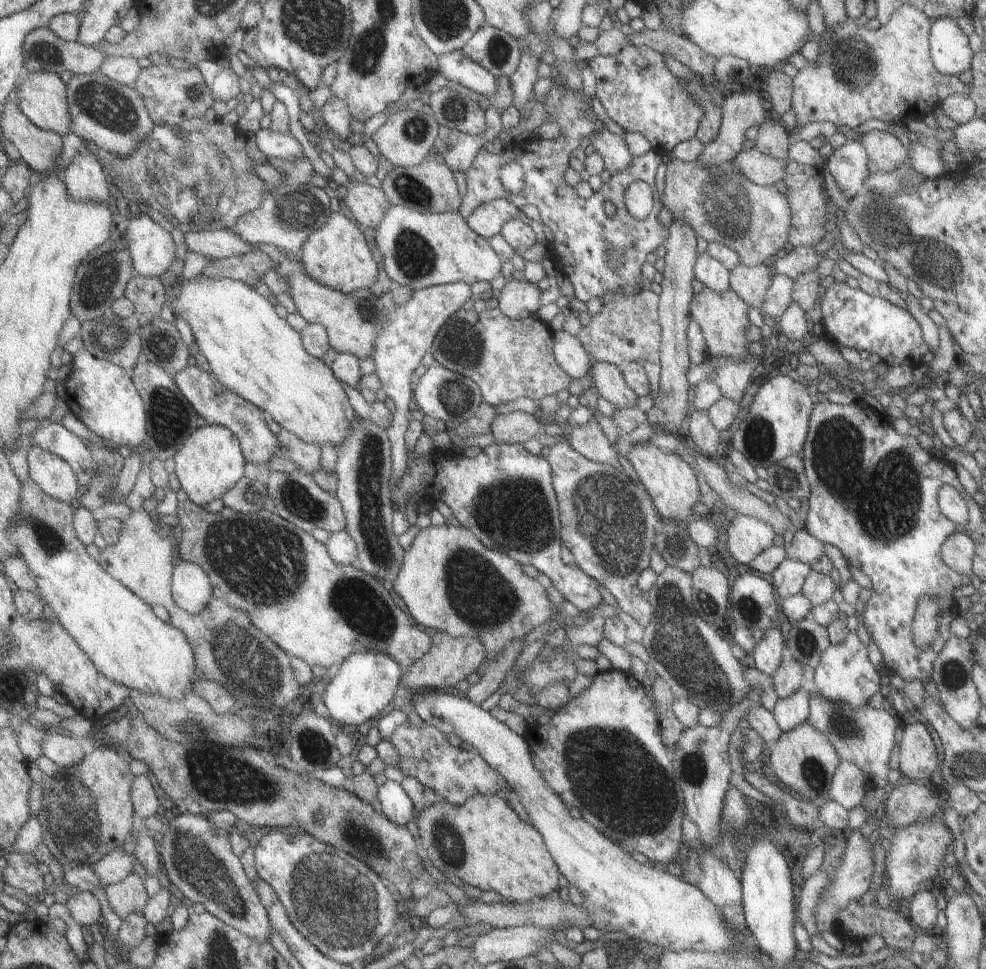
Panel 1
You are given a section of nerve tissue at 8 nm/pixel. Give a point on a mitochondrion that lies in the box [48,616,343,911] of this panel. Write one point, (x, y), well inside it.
(248, 662)

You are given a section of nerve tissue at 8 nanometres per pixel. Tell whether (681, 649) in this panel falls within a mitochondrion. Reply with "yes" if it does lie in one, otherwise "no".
yes

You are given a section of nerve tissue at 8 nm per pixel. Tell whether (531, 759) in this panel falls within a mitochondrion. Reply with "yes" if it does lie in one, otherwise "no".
no

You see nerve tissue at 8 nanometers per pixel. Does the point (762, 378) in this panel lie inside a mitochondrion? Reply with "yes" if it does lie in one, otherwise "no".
no

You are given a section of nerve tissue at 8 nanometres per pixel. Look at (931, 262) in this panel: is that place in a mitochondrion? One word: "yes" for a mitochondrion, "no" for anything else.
yes

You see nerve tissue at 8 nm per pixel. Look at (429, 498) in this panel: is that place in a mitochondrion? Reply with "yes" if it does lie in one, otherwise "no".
no

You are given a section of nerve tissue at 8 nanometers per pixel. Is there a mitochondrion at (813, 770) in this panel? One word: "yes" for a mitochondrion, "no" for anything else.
yes

